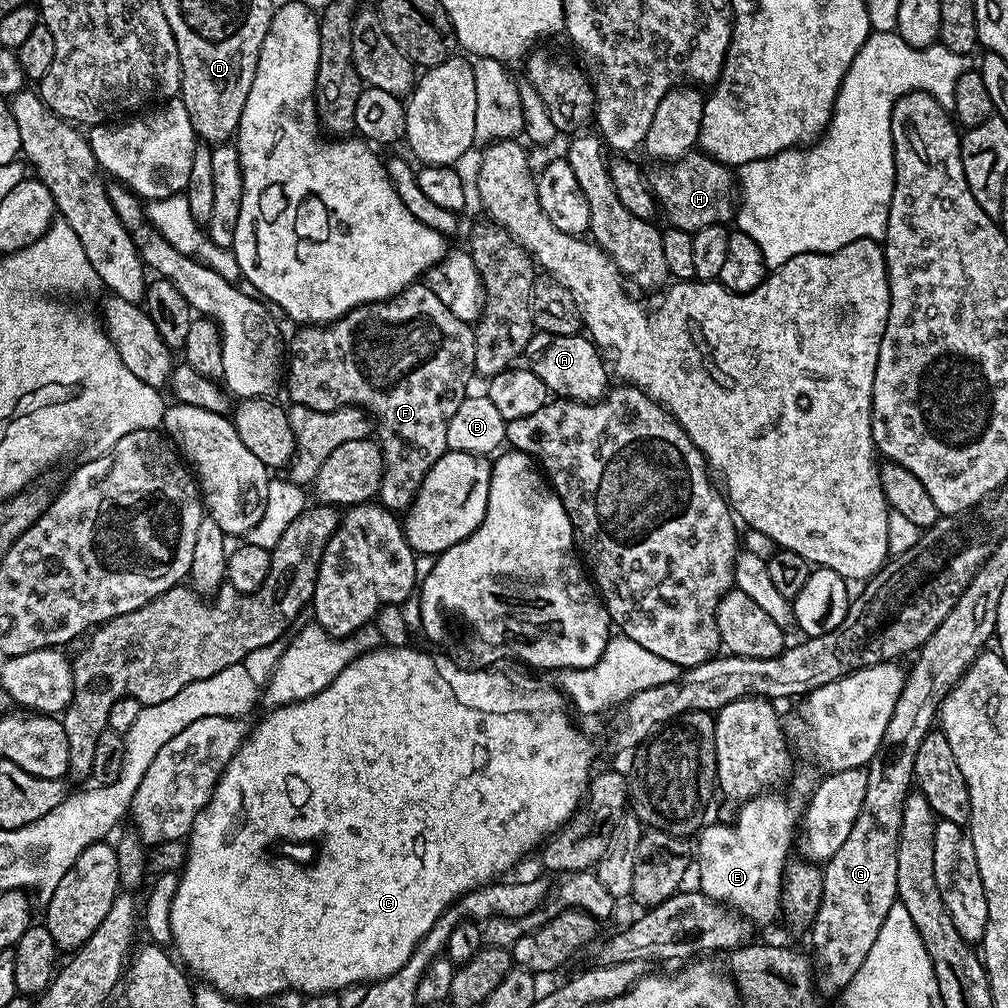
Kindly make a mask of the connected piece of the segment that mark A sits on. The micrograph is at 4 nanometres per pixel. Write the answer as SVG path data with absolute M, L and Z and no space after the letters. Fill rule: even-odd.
M536 332L528 343L526 364L534 374L538 374L538 378L542 378L542 382L546 382L549 393L565 400L590 404L602 399L610 388L610 372L605 357L601 349L584 334L555 336L549 332Z

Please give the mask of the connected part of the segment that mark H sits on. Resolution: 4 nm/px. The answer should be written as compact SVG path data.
M693 150L682 157L681 160L673 160L663 166L656 166L650 172L650 187L656 195L656 203L662 216L668 219L667 223L674 228L681 228L693 233L702 230L706 226L715 224L727 225L734 216L734 172L729 165L715 160L713 156L707 156L704 152Z

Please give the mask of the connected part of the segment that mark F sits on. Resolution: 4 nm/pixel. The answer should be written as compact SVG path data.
M417 282L384 303L362 304L323 326L304 326L286 348L286 384L292 404L301 404L315 412L333 412L353 406L364 409L374 421L374 436L384 455L384 473L378 493L379 503L395 514L411 508L430 466L449 451L446 430L450 418L469 395L468 383L474 380L473 325L454 318L450 309L427 283Z

